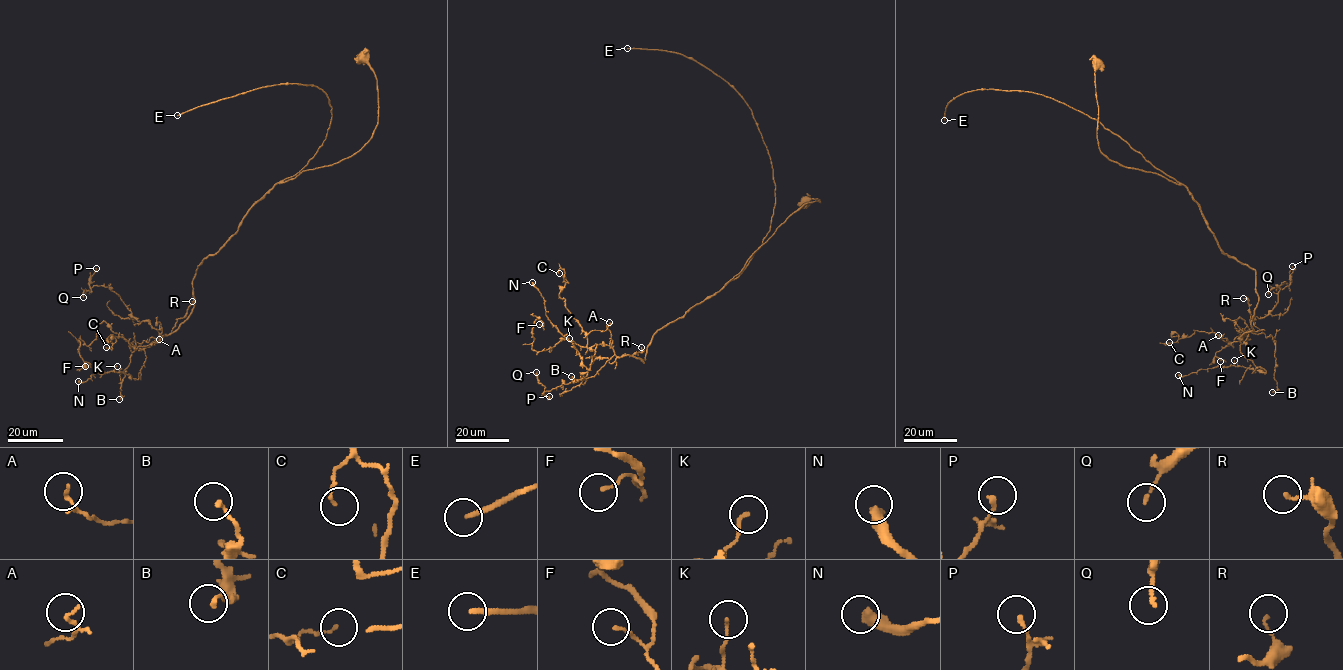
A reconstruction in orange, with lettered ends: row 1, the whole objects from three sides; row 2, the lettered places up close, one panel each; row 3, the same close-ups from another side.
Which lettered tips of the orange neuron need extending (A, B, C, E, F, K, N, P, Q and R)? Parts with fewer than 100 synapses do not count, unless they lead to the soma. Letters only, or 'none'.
E

